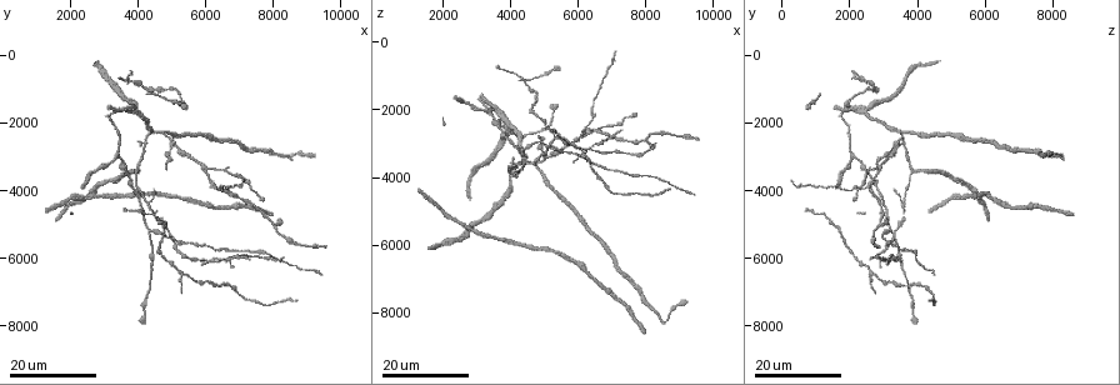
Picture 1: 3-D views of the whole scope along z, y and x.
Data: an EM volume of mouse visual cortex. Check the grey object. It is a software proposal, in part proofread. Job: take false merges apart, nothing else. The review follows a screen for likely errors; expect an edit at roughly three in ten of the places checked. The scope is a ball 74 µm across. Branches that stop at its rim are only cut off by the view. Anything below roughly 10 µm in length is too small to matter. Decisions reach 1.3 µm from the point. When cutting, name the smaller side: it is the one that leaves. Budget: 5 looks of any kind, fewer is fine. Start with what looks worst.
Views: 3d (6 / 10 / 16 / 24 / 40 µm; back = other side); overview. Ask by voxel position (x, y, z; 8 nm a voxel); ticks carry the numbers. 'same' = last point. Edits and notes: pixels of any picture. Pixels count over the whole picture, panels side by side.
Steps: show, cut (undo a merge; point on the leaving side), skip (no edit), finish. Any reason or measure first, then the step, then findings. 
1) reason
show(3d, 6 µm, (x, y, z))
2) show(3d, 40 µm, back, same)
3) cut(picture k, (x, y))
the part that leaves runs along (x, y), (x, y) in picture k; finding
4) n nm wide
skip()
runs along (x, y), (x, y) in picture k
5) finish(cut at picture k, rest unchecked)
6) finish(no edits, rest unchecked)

branch point
show(3d, 24 µm, (6300, 3900, 2500))

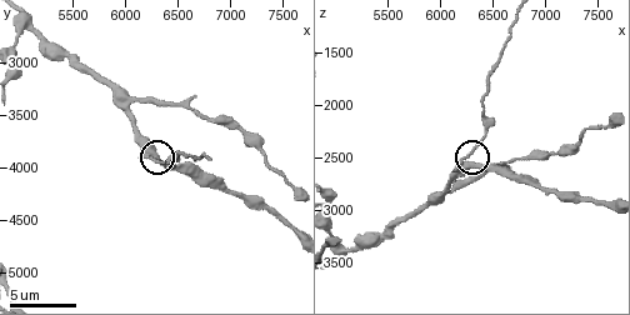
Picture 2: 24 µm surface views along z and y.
show(3d, 6 µm, same)

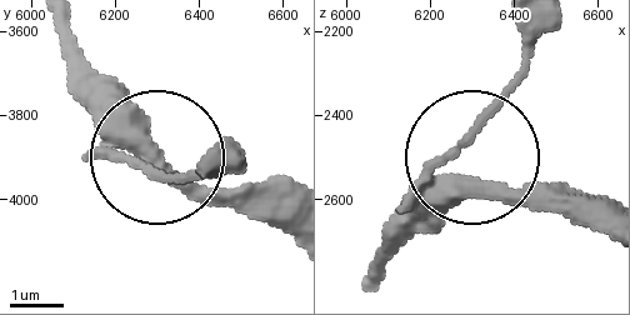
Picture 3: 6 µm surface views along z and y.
side arm 23 µm; 3 arms
cut(picture 3, (163, 178))
two neurons meet here

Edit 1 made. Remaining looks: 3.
show(overview)

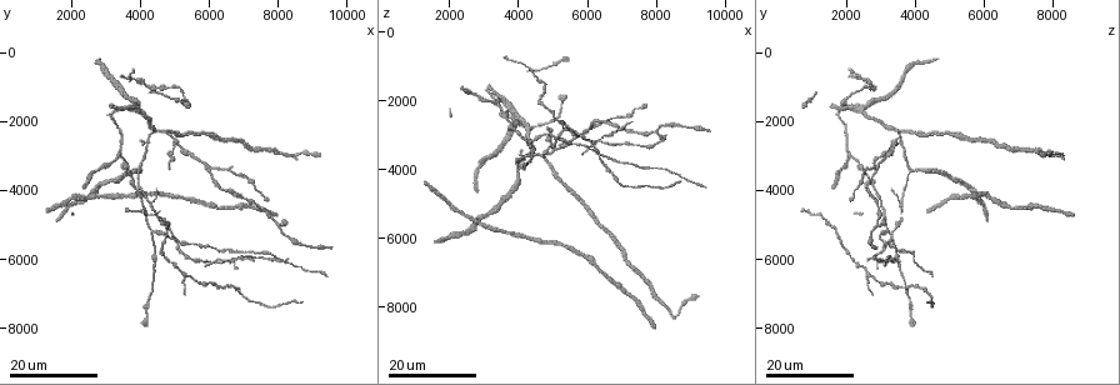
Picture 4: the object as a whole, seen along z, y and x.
branch point
show(3d, 16 µm, (3900, 3500, 3900))

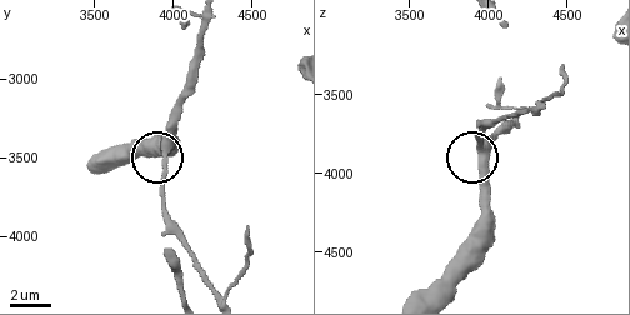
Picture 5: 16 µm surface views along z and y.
show(3d, 6 µm, (3960, 3440, 3880))

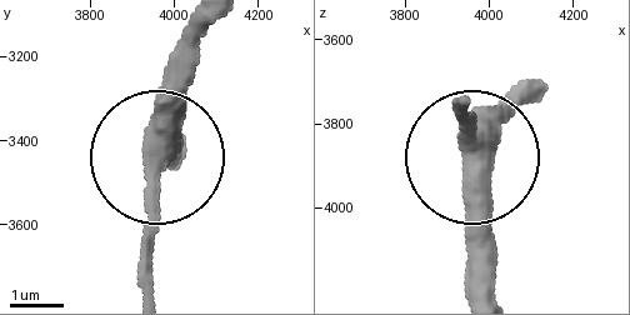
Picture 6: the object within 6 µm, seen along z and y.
skip()
runs along (533, 95), (474, 149), (469, 100) in picture 6; one neuron here

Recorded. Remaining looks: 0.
finish(cut at picture 3, rest unchecked)

